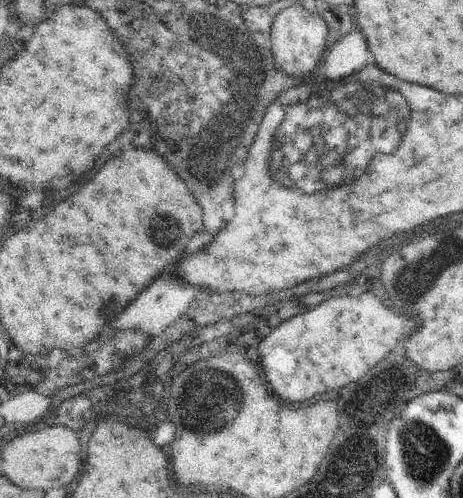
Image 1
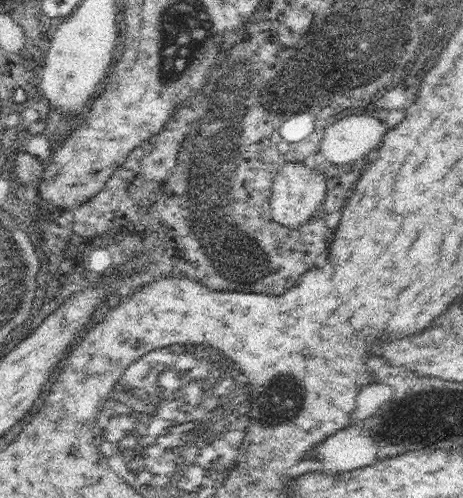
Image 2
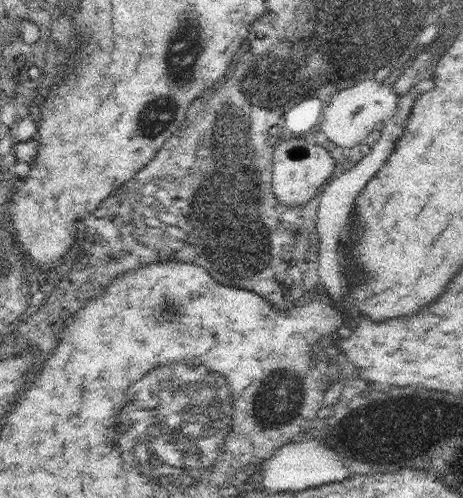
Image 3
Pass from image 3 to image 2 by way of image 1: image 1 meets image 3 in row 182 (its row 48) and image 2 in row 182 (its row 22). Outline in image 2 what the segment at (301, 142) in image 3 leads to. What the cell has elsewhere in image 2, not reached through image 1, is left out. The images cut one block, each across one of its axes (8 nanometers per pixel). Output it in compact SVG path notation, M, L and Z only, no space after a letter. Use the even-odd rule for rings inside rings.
M285 164L281 172L277 172L273 184L271 184L271 218L281 224L283 228L295 230L303 226L321 206L325 204L325 178L317 170L313 172L305 164Z

